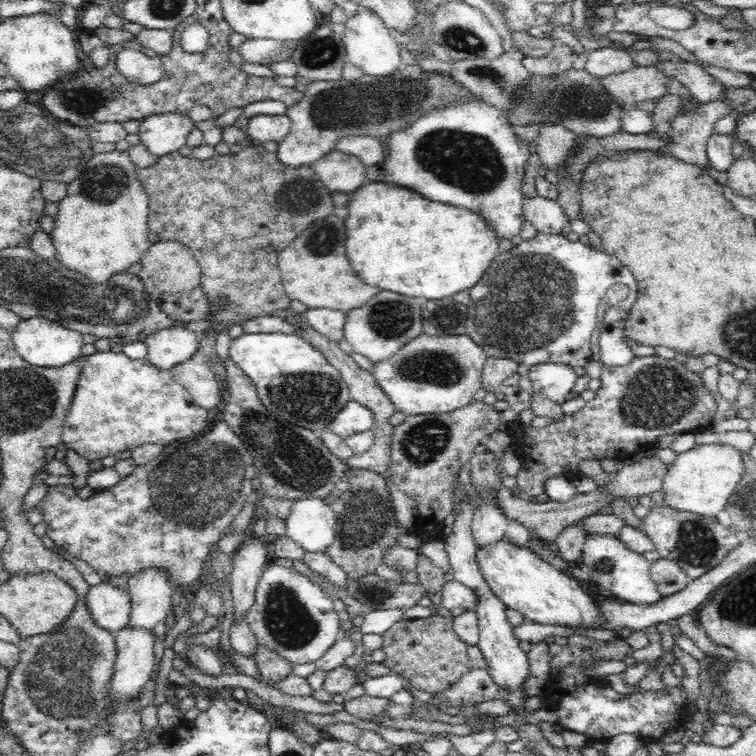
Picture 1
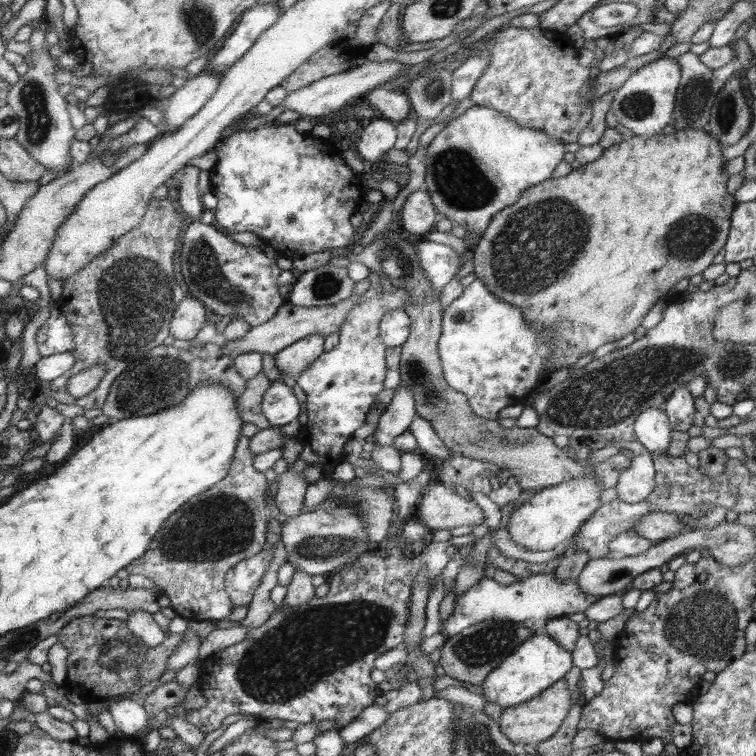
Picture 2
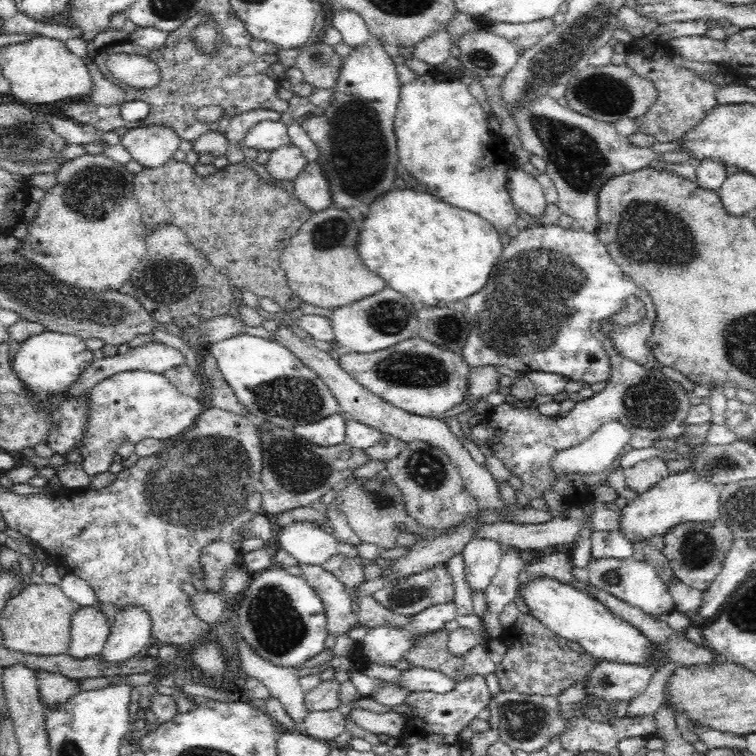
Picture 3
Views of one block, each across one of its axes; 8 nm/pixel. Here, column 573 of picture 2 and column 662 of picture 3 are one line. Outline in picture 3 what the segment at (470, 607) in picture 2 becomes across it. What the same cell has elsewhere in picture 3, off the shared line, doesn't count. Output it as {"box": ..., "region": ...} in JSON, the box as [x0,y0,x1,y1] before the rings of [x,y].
{"box":[586,557,675,615],"region":[[[612,557],[603,559],[590,559],[586,567],[589,572],[589,581],[592,586],[607,590],[621,601],[648,613],[649,615],[661,615],[675,610],[672,593],[666,583],[660,578],[656,569],[648,561],[636,561],[632,557],[615,559]]]}

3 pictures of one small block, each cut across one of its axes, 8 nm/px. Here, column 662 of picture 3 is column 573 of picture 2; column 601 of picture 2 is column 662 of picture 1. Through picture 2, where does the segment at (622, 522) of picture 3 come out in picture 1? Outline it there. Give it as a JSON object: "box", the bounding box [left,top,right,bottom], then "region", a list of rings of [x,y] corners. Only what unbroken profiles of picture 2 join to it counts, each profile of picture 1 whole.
{"box":[661,444,744,517],"region":[[[722,444],[695,445],[691,450],[677,454],[674,463],[669,466],[661,487],[664,492],[661,504],[681,512],[716,517],[718,512],[725,510],[729,496],[740,484],[742,474],[744,460],[736,448]]]}

